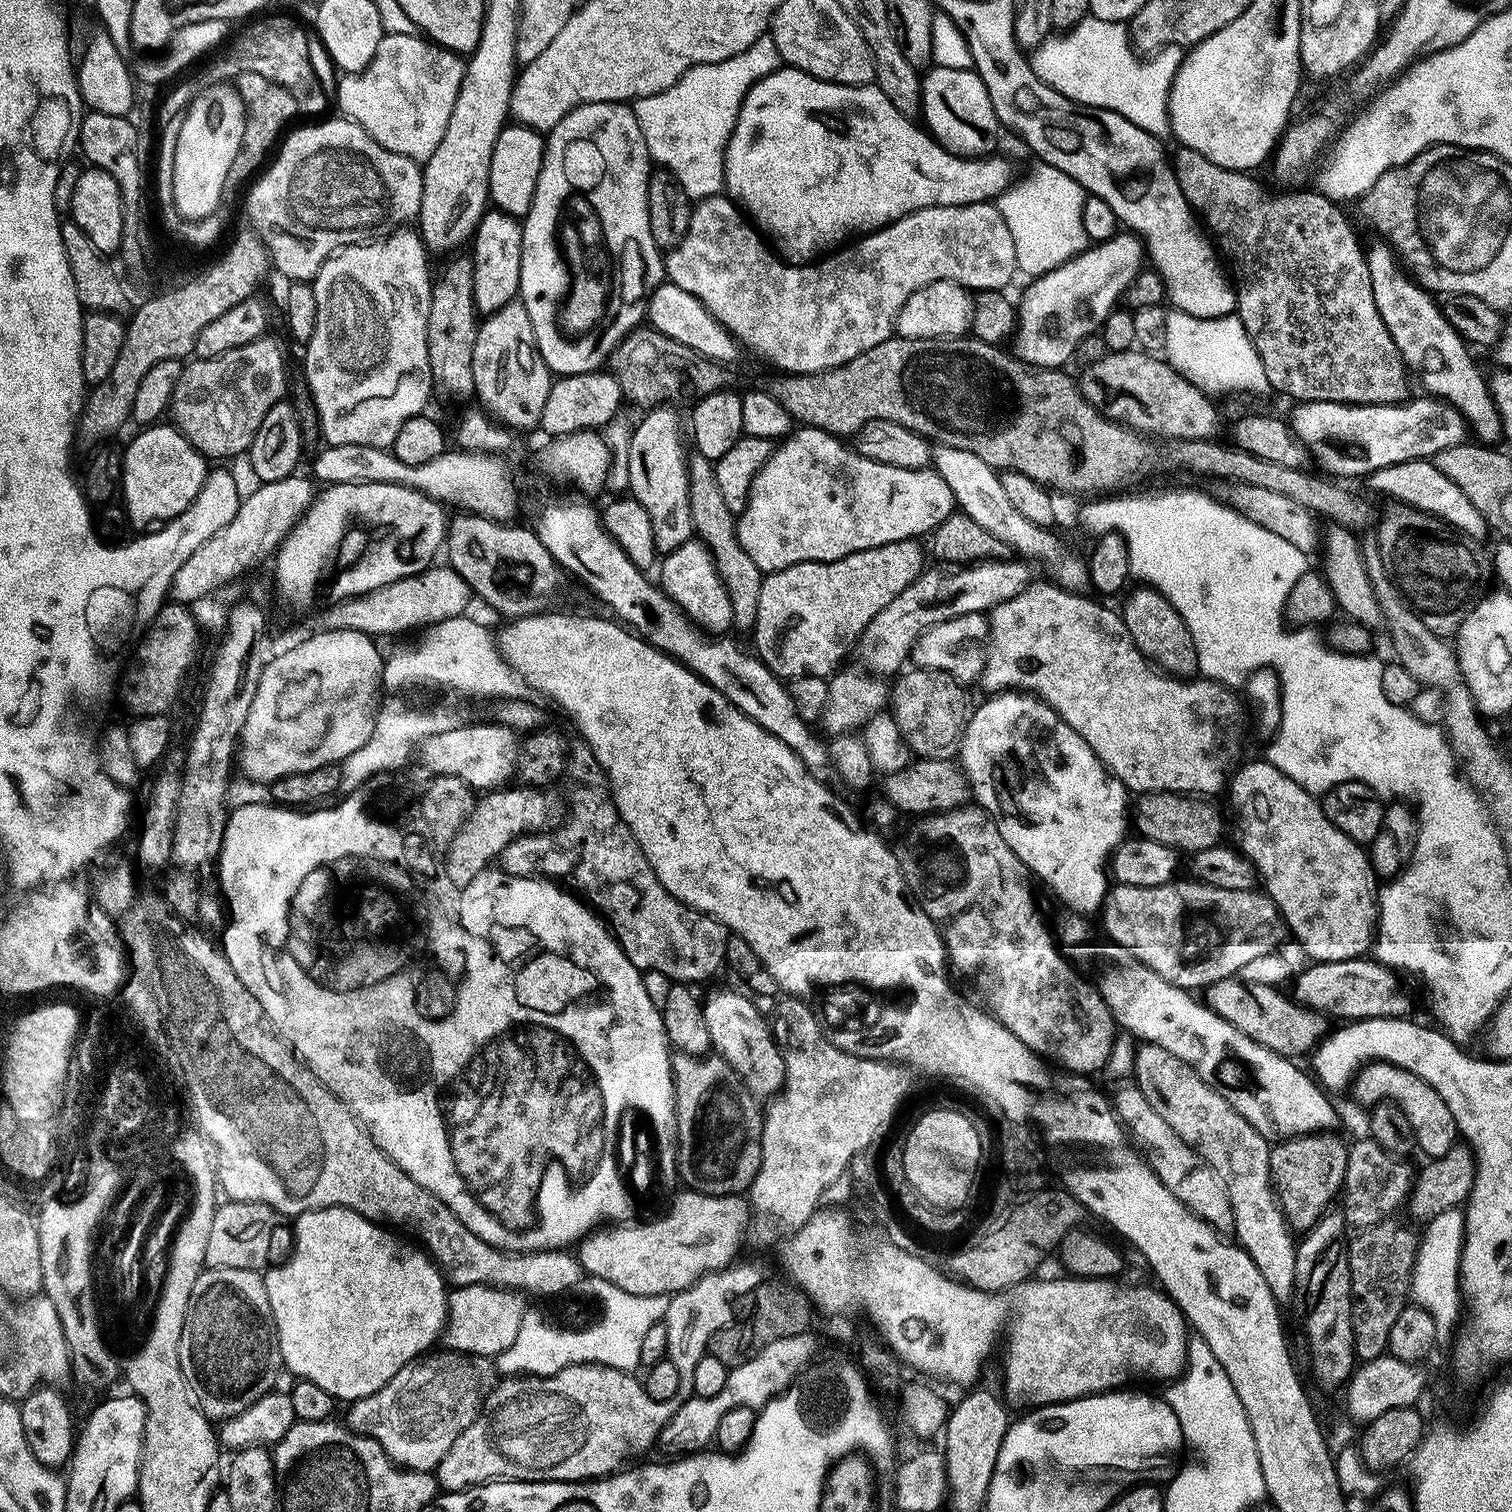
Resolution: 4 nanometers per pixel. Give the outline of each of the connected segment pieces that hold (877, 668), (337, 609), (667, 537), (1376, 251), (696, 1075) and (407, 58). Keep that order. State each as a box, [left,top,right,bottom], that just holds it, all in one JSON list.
[[858,560,1034,677],[319,566,474,636],[626,407,694,554],[1366,243,1505,446],[672,1054,764,1196],[334,35,466,162]]

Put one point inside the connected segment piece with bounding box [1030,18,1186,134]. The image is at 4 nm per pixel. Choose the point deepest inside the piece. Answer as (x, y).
(1095, 63)

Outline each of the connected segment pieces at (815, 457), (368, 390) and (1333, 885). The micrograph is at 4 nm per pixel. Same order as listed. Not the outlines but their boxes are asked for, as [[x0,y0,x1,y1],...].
[[735,427,958,572],[304,230,434,450],[1230,762,1380,964]]

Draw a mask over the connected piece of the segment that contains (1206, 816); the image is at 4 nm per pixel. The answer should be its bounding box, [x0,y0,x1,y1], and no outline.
[1134,792,1224,854]

